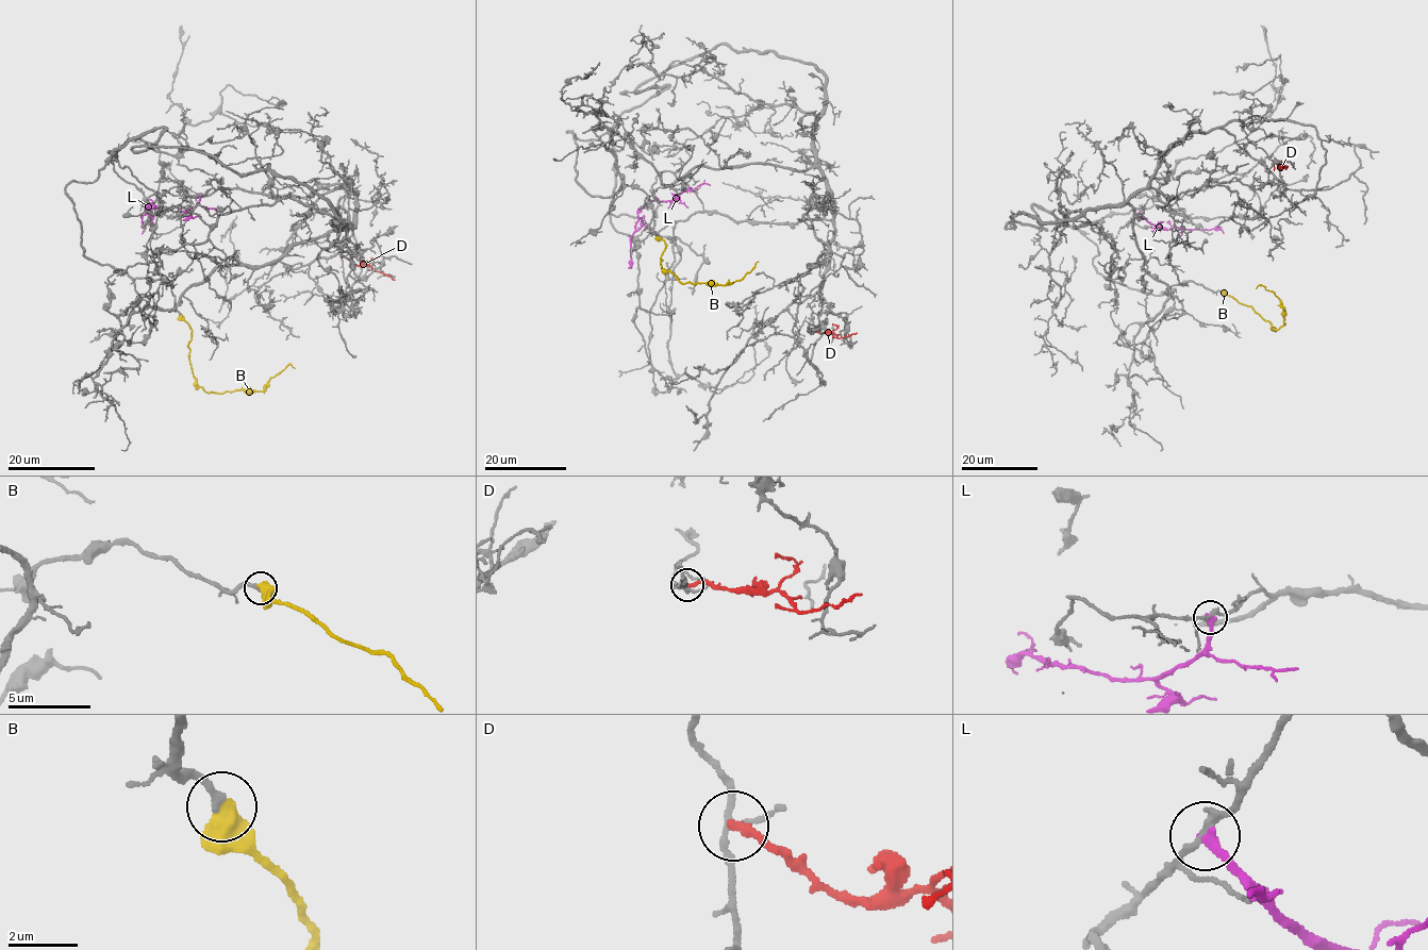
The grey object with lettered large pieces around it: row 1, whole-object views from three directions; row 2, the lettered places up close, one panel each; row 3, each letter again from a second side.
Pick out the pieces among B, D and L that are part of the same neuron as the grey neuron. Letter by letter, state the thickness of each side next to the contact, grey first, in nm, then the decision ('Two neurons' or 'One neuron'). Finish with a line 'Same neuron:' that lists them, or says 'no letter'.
B: Thickness 240 nm (grey) against 650 nm. One neuron
D: Thickness 150 nm (grey) against 240 nm. Two neurons
L: Thickness 240 nm (grey) against 320 nm. Two neurons
Same neuron: B

